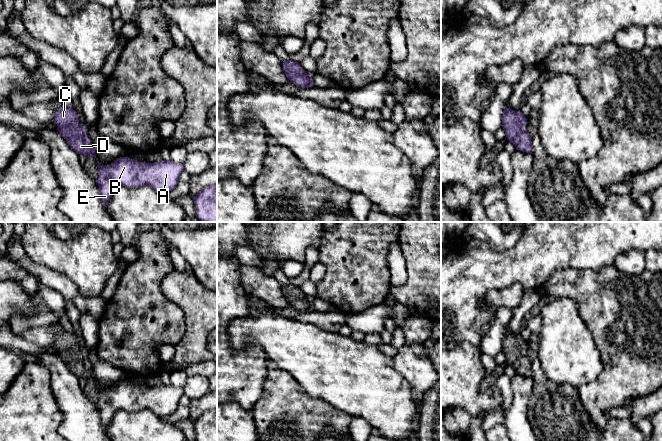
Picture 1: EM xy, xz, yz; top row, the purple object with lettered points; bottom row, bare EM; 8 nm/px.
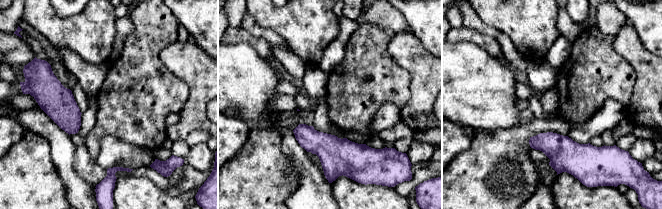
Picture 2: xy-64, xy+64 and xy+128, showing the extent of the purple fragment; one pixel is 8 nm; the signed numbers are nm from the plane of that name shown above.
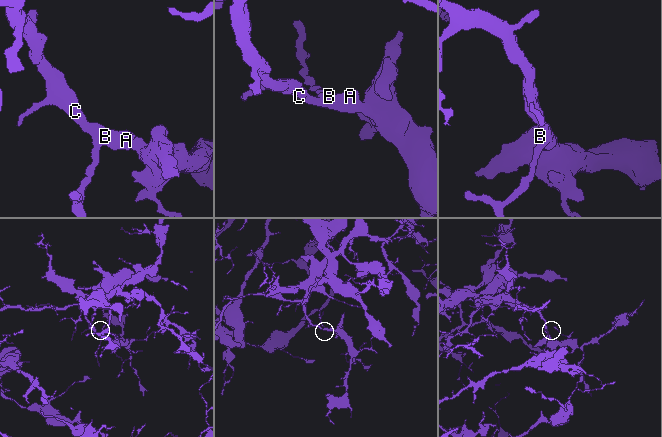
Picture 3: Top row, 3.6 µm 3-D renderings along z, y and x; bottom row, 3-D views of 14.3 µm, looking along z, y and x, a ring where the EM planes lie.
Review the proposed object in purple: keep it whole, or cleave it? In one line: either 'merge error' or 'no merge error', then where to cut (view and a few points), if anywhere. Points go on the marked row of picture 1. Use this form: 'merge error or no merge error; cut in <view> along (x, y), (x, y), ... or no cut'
no merge error; no cut

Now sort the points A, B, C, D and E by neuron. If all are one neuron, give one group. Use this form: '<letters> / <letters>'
A B C D E

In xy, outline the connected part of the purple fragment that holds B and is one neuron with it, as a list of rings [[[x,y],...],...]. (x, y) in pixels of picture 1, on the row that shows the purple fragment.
[[[122,157],[111,164],[98,162],[98,183],[101,199],[106,207],[114,190],[119,186],[138,188],[149,186],[158,193],[168,193],[176,188],[184,164],[169,161],[142,163]]]

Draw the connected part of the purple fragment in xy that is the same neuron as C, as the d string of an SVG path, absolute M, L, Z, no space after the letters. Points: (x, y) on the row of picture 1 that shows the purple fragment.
M63 105L52 120L57 124L57 131L78 154L96 158L94 147L88 139L86 129L79 123L75 110Z

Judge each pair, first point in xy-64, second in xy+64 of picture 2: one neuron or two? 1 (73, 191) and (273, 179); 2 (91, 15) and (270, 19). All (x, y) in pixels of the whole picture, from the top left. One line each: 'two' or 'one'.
1: two
2: one

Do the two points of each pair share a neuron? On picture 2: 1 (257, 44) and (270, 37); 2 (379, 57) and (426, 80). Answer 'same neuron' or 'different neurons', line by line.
1: different neurons
2: different neurons

